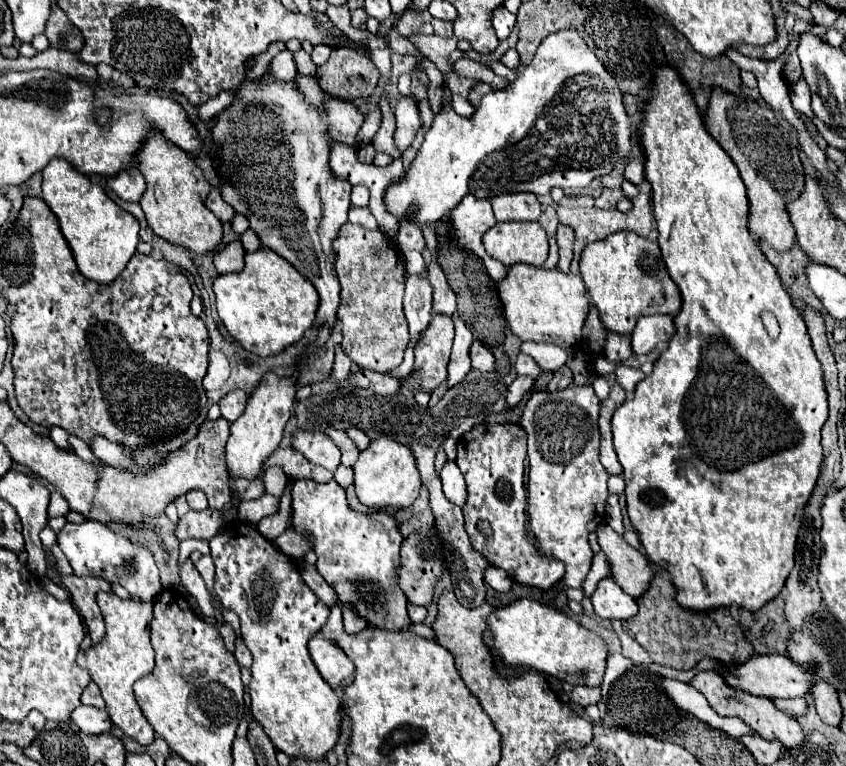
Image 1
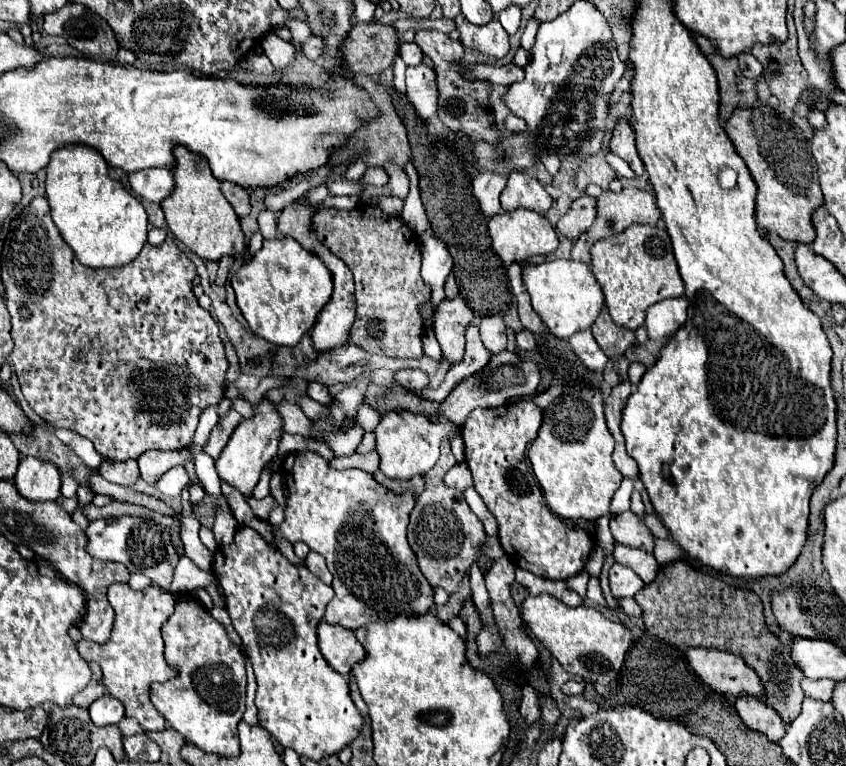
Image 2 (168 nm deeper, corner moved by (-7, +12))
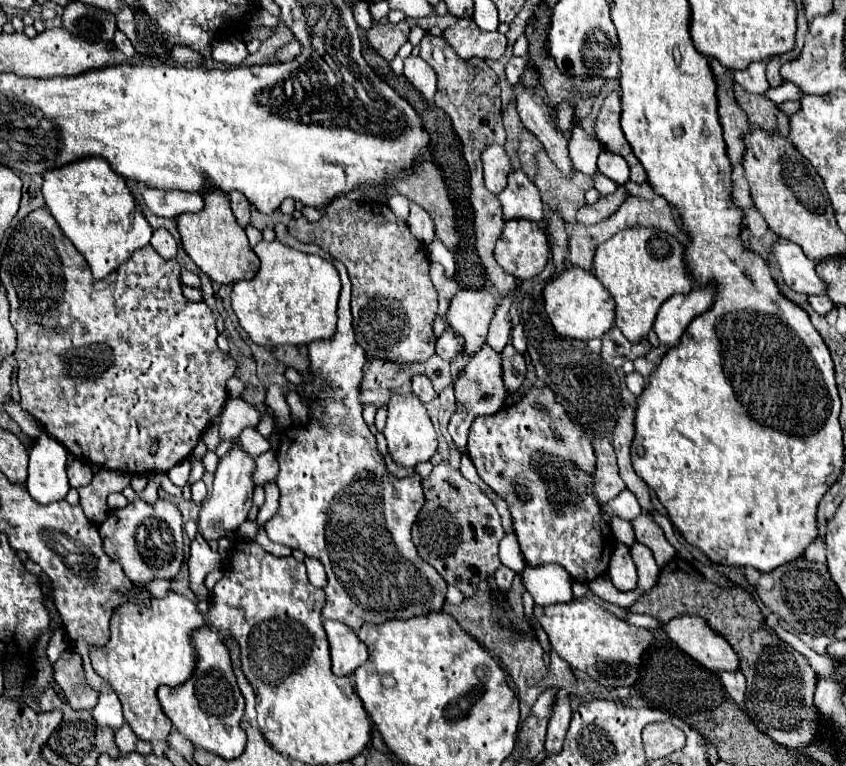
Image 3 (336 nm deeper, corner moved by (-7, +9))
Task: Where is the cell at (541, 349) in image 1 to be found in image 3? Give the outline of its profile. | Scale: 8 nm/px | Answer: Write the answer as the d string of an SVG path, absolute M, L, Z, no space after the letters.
M490 146L482 154L484 162L484 186L498 194L506 188L506 178L510 172L510 158L502 146Z

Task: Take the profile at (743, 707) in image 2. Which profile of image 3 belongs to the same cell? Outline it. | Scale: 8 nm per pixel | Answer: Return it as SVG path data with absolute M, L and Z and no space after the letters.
M740 670L738 672L724 672L724 674L720 674L720 678L722 678L722 684L728 690L730 698L738 704L738 708L742 708L746 712L746 704L744 704L746 680L744 680L744 674Z

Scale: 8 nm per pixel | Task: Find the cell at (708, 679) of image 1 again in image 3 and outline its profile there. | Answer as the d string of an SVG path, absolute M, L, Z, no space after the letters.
M678 616L660 626L660 630L678 644L688 656L712 672L736 672L740 670L740 658L734 654L730 644L716 636L716 632L698 618Z

